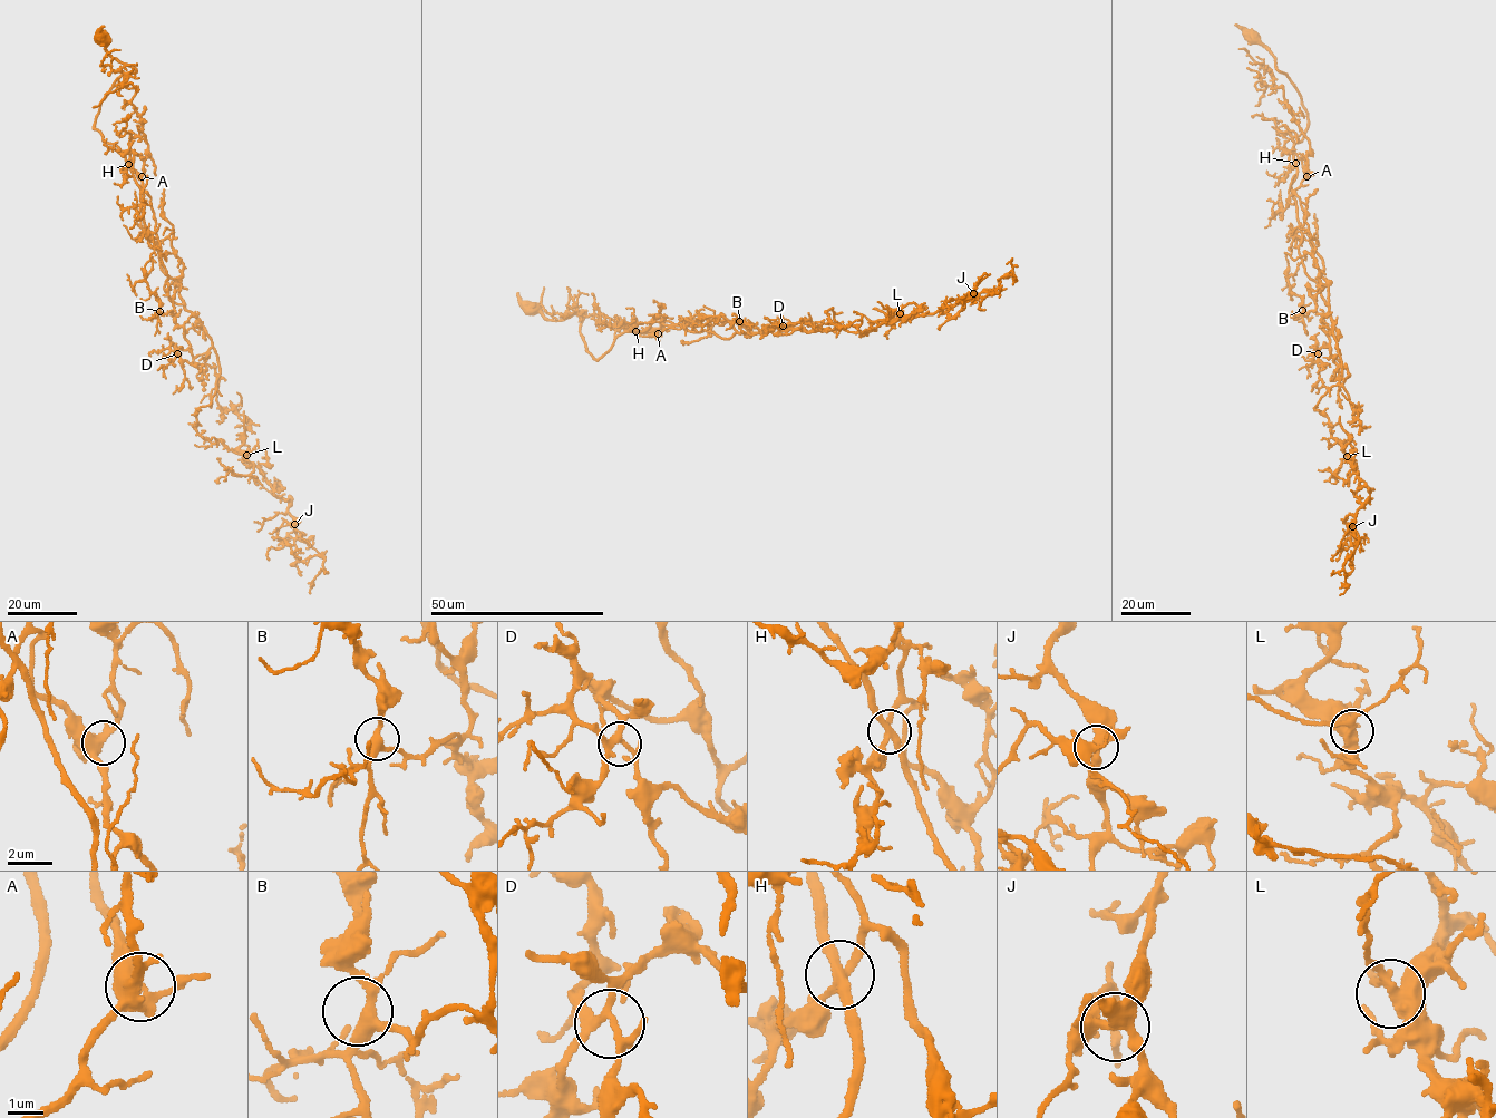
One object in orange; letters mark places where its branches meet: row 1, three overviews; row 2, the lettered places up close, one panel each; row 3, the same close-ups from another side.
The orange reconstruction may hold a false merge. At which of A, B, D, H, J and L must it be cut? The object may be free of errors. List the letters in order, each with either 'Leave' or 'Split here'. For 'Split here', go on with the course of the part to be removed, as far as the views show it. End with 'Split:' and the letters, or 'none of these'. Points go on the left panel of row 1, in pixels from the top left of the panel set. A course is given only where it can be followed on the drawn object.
A: Leave
B: Leave
D: Leave
H: Leave
J: Leave
L: Leave
Split: none of these

